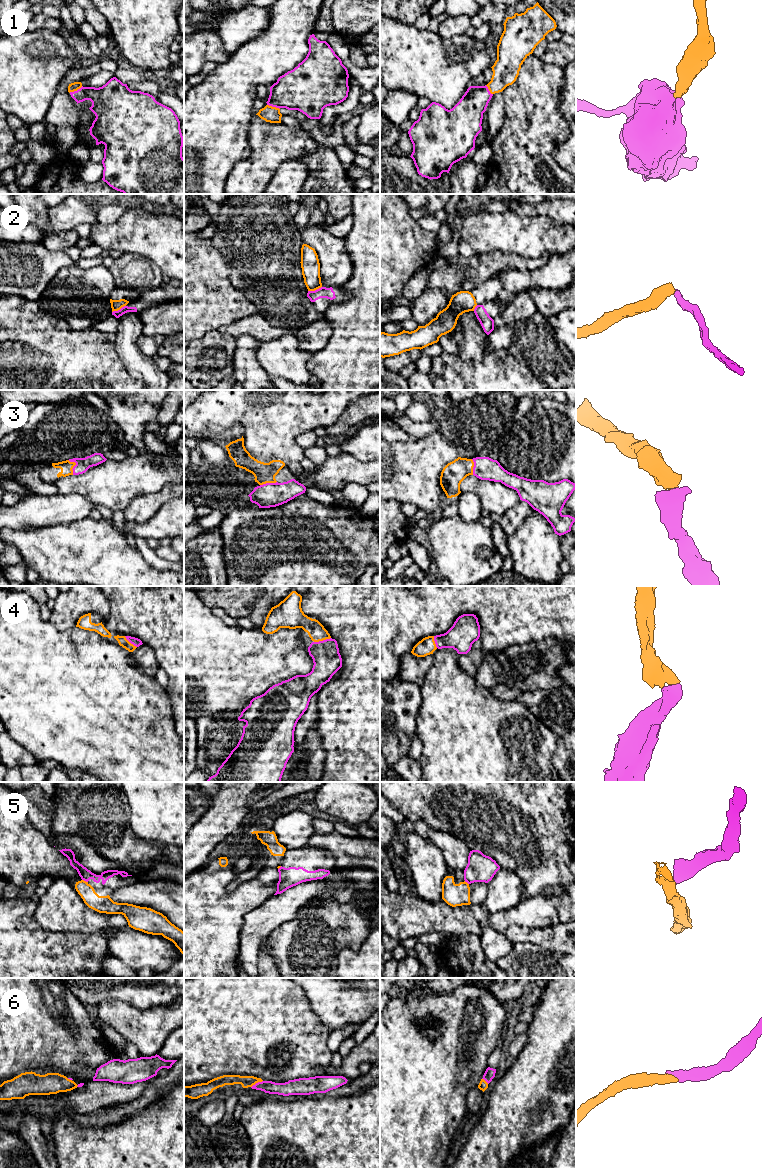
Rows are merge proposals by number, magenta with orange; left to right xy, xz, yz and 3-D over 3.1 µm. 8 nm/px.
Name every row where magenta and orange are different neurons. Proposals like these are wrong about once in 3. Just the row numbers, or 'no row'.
2, 5

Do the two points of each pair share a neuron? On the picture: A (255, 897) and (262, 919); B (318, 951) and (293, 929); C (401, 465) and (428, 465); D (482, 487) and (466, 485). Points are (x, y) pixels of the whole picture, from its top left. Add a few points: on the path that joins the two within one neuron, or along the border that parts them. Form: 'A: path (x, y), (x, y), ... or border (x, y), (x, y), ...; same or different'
A: border (273, 894), (250, 910), (244, 916), (242, 922); different
B: path (312, 948), (299, 935); same
C: path (408, 465), (421, 465); same
D: path (478, 487), (470, 485); same

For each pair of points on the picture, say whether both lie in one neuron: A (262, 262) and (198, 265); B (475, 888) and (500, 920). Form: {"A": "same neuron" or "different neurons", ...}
{"A": "different neurons", "B": "different neurons"}

